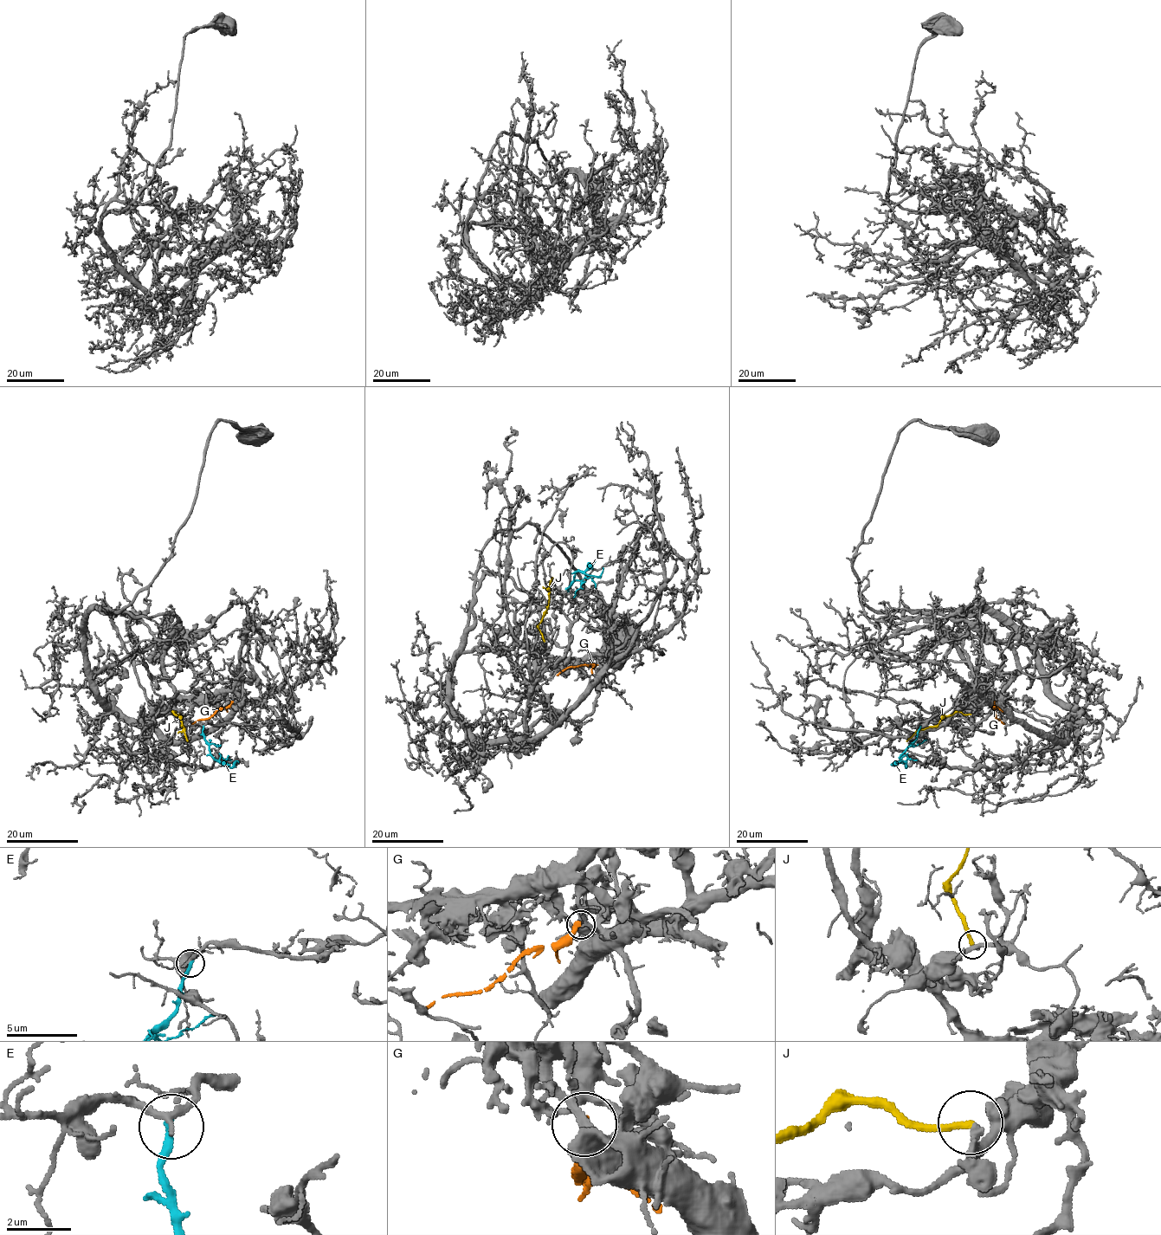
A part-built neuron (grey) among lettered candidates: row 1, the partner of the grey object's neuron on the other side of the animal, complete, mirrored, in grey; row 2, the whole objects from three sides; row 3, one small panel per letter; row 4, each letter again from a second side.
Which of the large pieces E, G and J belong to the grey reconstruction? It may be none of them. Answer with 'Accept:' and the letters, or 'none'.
Accept: J

